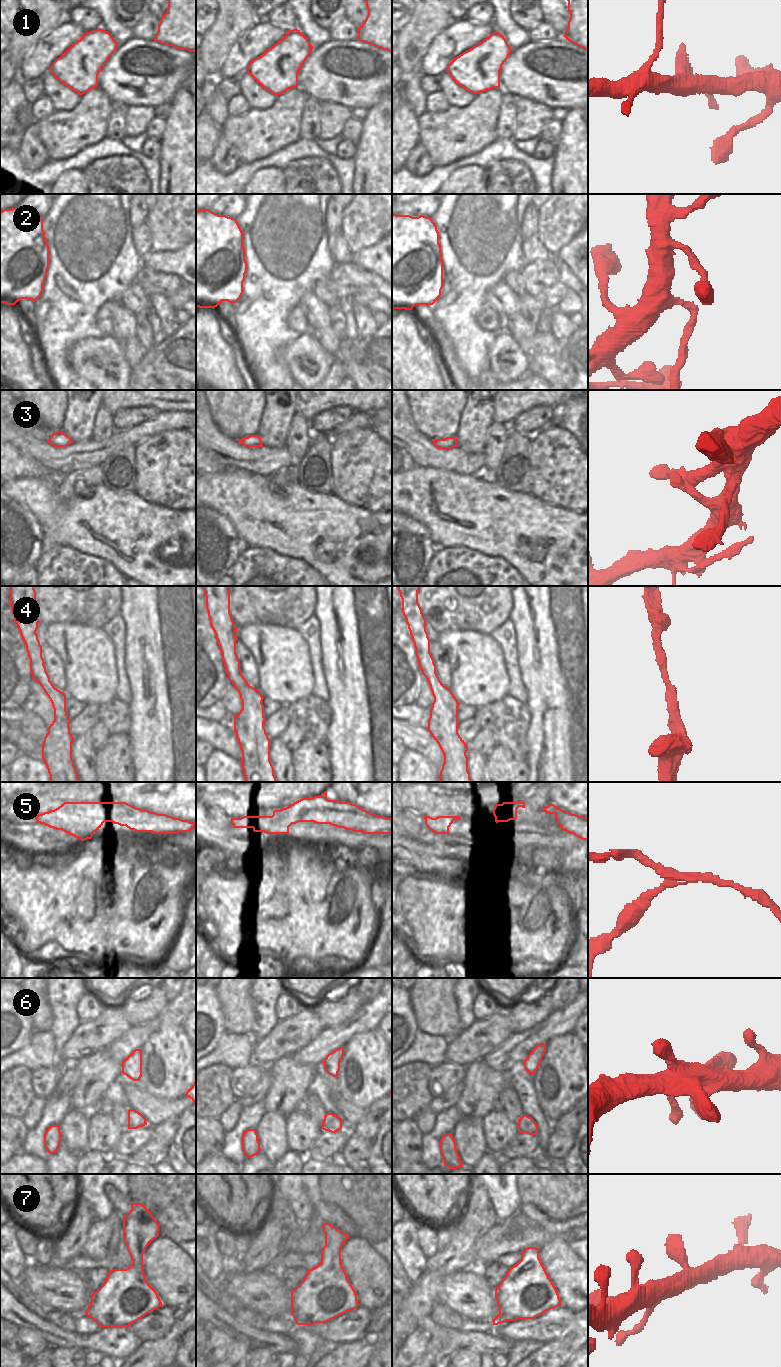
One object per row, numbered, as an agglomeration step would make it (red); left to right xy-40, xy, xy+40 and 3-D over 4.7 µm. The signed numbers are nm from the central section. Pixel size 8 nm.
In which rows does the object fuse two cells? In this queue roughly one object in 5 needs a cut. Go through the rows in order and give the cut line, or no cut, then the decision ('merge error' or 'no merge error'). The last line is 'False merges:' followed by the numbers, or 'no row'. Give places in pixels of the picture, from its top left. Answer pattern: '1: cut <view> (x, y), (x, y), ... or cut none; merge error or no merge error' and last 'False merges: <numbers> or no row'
1: cut none; no merge error
2: cut none; no merge error
3: cut none; no merge error
4: cut none; no merge error
5: cut xy (241, 817), (260, 817), (262, 819), (262, 826); merge error
6: cut none; no merge error
7: cut none; no merge error
False merges: 5

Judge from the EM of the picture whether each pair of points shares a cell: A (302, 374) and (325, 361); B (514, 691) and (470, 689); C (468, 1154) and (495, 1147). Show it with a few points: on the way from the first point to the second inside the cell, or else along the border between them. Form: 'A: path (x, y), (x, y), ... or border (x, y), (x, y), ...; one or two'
A: path (309, 376), (316, 376), (320, 368); one
B: border (505, 668), (509, 681), (508, 693); two
C: border (481, 1126), (484, 1132), (485, 1147), (488, 1150); two

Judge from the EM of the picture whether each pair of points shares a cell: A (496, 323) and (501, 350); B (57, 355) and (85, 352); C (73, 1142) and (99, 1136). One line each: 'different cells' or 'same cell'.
A: different cells
B: different cells
C: different cells

